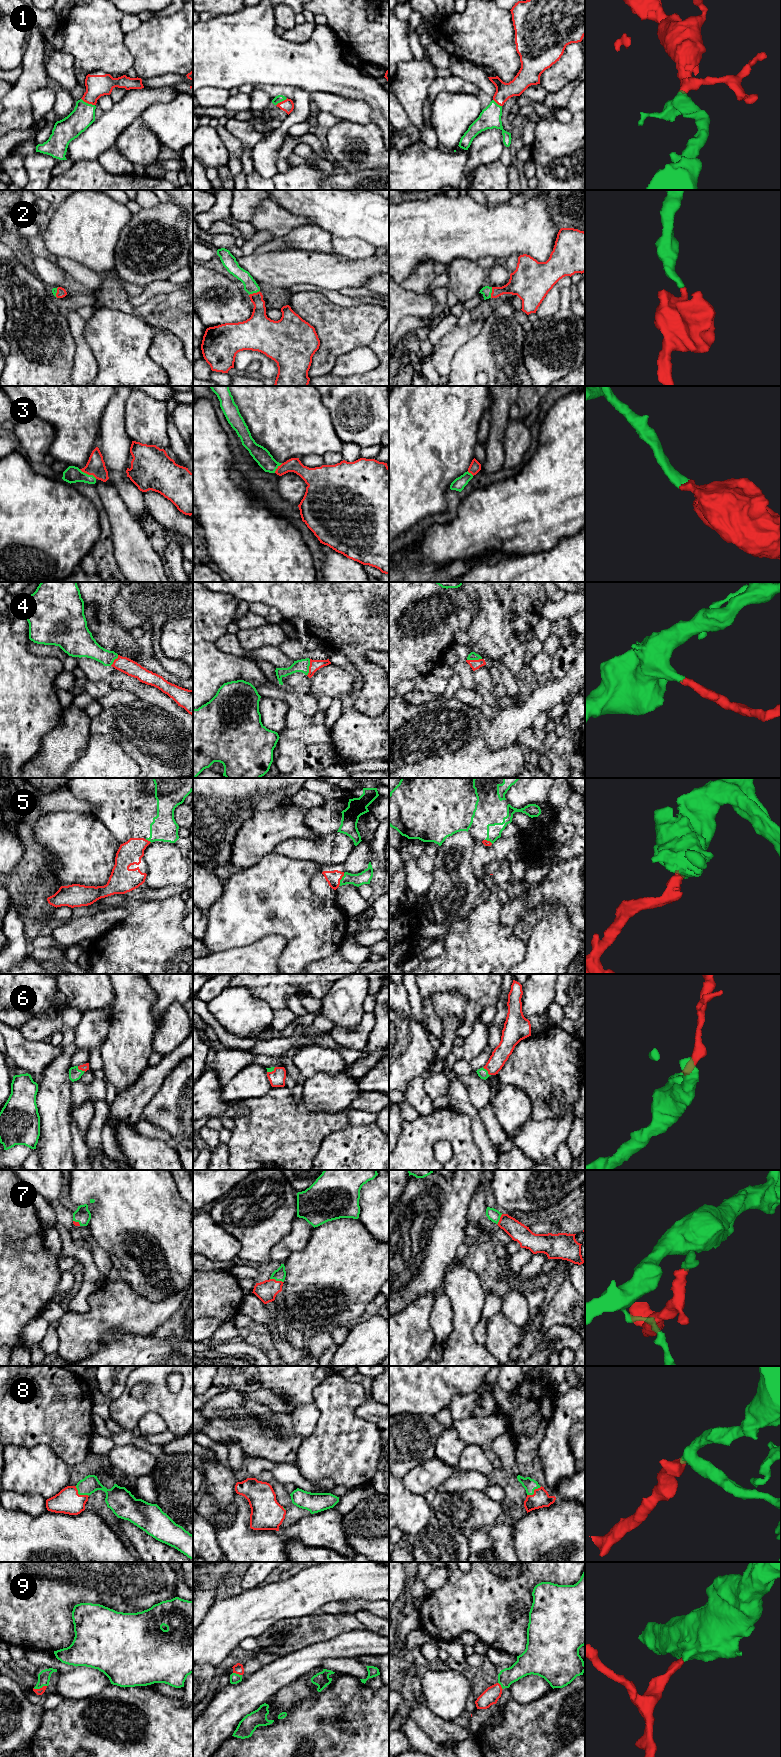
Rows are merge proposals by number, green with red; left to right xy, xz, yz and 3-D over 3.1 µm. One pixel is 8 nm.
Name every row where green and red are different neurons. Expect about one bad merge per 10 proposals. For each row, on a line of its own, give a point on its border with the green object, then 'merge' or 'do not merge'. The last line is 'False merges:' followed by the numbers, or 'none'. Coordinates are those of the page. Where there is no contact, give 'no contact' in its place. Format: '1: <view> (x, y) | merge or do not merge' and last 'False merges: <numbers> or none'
1: xy (87, 103) | merge
2: xz (254, 292) | merge
3: xy (87, 474) | merge
4: xz (308, 667) | merge
5: xz (341, 879) | merge
6: yz (487, 1071) | merge
7: xz (277, 1280) | merge
8: xy (80, 1494) | merge
9: xy (39, 1688) | merge
False merges: none

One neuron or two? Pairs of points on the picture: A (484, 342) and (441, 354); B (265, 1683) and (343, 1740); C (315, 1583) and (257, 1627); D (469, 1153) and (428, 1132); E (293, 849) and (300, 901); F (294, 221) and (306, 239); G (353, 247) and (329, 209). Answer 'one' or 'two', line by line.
A: two
B: two
C: one
D: one
E: two
F: two
G: two

